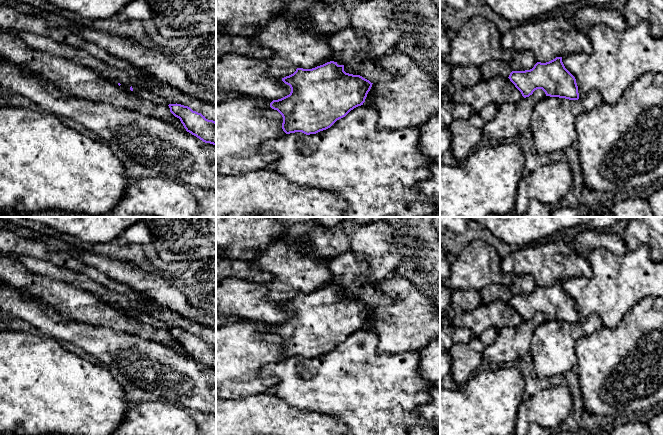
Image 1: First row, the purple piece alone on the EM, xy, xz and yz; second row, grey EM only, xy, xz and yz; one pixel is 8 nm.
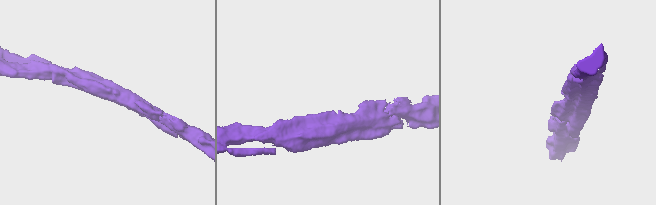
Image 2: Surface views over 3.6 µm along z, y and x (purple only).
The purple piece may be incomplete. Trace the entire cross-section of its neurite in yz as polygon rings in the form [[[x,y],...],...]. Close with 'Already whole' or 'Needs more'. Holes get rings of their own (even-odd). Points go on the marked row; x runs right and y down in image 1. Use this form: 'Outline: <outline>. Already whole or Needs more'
Outline: [[[562,57],[541,63],[537,62],[530,70],[512,71],[508,77],[524,98],[529,97],[537,89],[542,89],[546,96],[578,100],[578,86],[575,77],[565,68]]]. Already whole

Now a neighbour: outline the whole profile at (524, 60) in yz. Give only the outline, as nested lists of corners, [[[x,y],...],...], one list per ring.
[[[524,50],[513,53],[510,65],[512,71],[525,71],[532,69],[536,63],[533,52]]]

